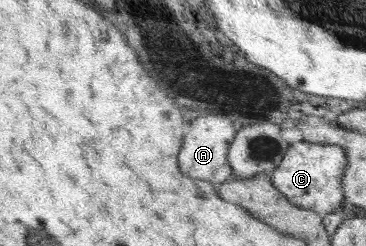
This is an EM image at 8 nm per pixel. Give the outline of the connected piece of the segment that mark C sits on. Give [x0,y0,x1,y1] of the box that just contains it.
[271,140,348,215]

